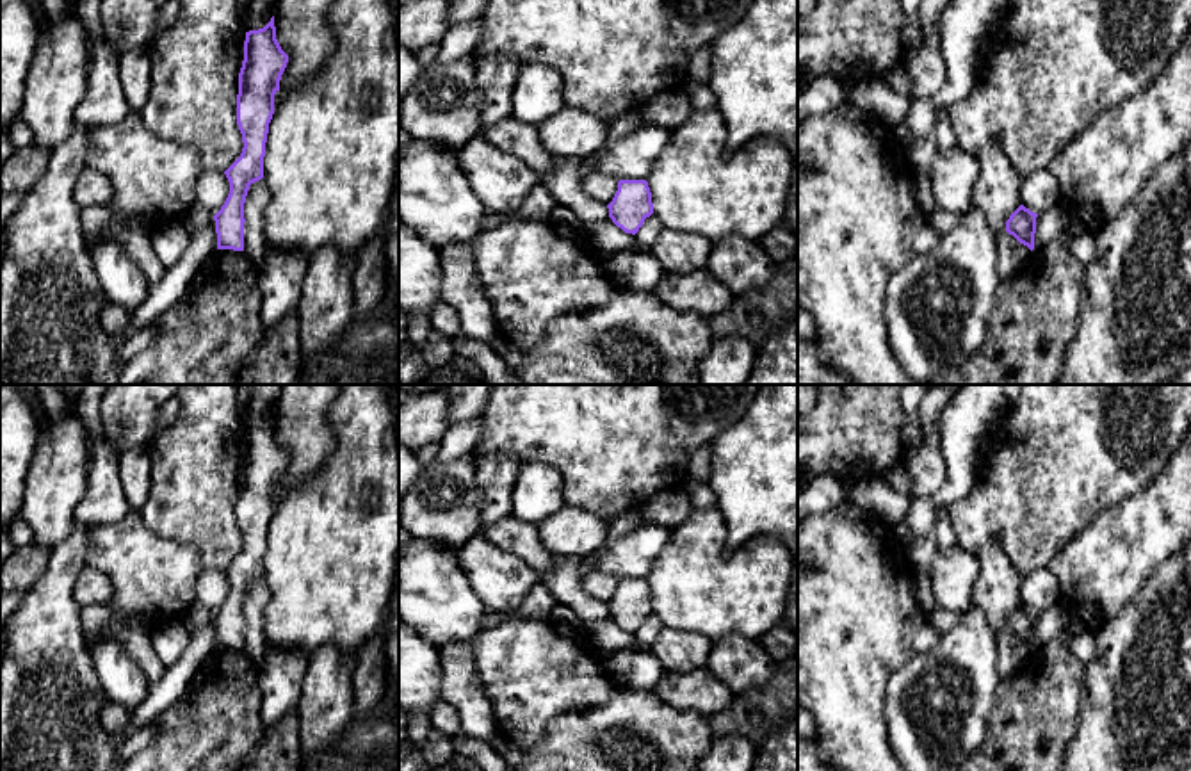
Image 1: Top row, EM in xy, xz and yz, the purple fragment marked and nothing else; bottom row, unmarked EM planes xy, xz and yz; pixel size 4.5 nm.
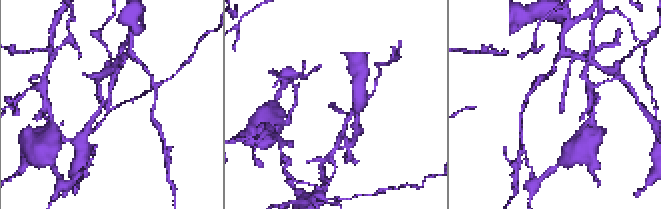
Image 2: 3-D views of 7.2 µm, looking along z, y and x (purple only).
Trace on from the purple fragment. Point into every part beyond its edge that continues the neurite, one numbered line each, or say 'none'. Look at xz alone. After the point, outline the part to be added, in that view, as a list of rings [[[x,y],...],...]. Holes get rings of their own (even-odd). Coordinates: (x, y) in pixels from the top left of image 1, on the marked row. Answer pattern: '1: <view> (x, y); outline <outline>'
none

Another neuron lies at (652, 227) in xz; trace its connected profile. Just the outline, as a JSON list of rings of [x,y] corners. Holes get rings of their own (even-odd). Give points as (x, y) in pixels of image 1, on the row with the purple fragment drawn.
[[[652,214],[650,217],[644,219],[643,226],[636,233],[636,239],[648,251],[657,242],[662,230],[664,224],[655,214]]]

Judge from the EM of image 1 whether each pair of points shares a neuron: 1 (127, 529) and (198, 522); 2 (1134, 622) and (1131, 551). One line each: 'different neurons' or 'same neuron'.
1: different neurons
2: different neurons

